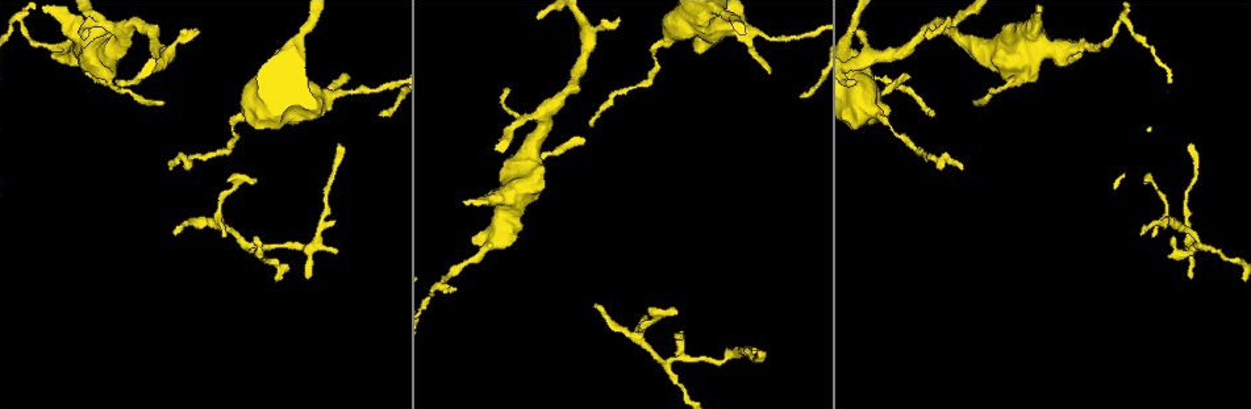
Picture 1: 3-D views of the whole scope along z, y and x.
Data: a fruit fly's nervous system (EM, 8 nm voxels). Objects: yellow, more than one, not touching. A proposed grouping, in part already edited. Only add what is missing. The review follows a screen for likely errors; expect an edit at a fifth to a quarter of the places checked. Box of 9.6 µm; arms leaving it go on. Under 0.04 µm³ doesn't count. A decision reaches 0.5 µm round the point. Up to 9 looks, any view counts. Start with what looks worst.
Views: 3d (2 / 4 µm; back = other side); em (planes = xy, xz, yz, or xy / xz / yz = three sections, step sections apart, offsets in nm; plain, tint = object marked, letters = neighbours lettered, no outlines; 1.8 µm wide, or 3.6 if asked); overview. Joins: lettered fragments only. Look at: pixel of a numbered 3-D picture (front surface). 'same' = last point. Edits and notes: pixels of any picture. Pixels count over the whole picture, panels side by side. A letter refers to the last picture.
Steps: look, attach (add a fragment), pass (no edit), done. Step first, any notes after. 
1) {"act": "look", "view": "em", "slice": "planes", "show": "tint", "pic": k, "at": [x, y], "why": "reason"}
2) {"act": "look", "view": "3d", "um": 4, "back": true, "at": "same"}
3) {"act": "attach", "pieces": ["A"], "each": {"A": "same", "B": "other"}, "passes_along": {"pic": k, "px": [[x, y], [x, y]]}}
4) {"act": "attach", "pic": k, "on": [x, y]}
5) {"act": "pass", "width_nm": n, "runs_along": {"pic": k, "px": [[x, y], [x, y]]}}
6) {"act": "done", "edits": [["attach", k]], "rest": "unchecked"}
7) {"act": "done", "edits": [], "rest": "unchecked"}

{"act": "look", "view": "em", "slice": "planes", "show": "letters", "pic": 1, "at": [337, 252], "why": "tapers out"}

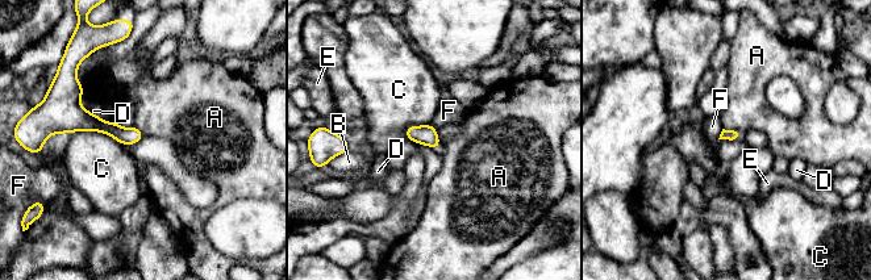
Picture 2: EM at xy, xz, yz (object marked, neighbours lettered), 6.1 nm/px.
{"act": "pass", "longest_contact_nm": ["C", 340], "each": {"A": "other", "B": "other", "C": "other", "D": "other", "E": "other", "F": "other"}, "runs_along": {"pic": 2, "px": [[61, 130], [98, 124], [138, 136]]}, "found": "none of them fits"}

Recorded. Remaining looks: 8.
{"act": "look", "view": "em", "slice": "planes", "show": "letters", "pic": 1, "at": [857, 82], "why": "branch stops here"}

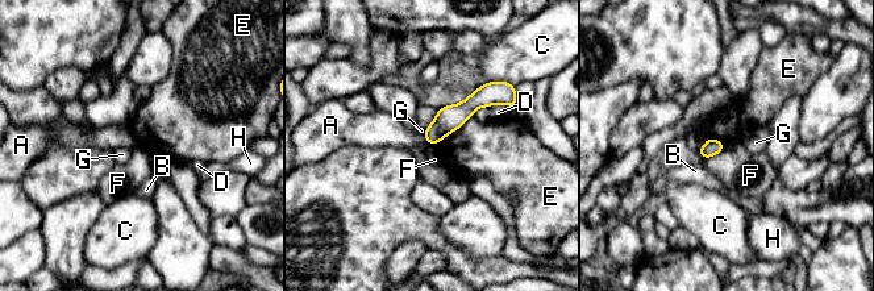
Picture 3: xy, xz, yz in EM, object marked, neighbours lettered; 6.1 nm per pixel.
{"act": "pass", "each": {"A": "other", "B": "other", "C": "other", "D": "other", "E": "other", "F": "other", "G": "other", "H": "other"}, "border": {"pic": 3, "px": [[725, 146], [706, 159]]}, "found": "none of them fits"}

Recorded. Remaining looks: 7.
{"act": "look", "view": "3d", "um": 2, "pic": 1, "at": [254, 238], "why": "tapers out"}

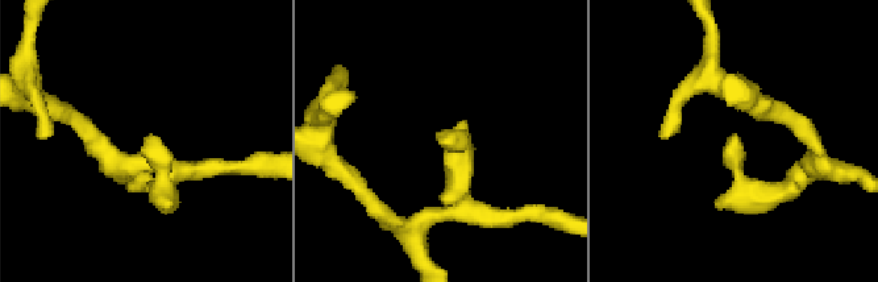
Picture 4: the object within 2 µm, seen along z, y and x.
{"act": "look", "view": "em", "slice": "planes", "show": "letters", "pic": 4, "at": [149, 135]}

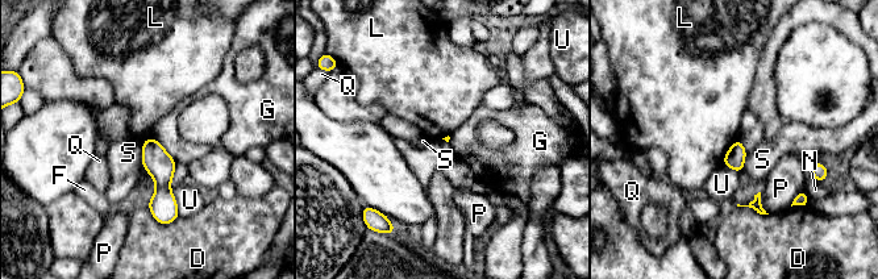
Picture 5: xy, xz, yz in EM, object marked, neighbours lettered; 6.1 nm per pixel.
{"act": "pass", "each": {"D": "other", "F": "other", "G": "other", "L": "other", "N": "other", "P": "other", "Q": "other", "S": "other", "U": "other"}, "runs_along": {"pic": 5, "px": [[150, 141], [162, 171], [162, 216]]}, "found": "none of them fits"}

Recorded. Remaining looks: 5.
{"act": "look", "view": "3d", "um": 2, "pic": 1, "at": [175, 234], "why": "an open end"}

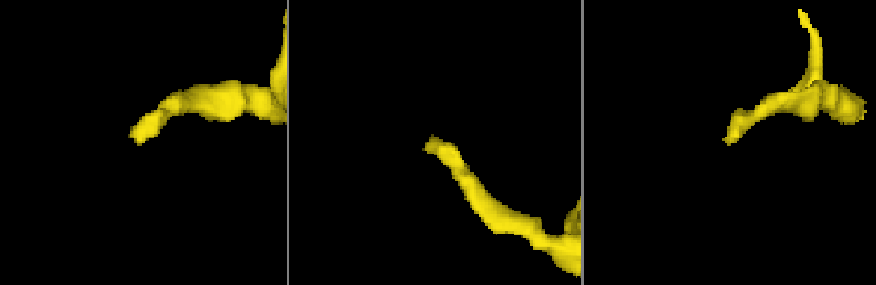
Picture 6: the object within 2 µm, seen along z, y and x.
{"act": "look", "view": "em", "slice": "xz", "step": 16, "show": "letters", "pic": 6, "at": [134, 137], "why": "now the EM"}

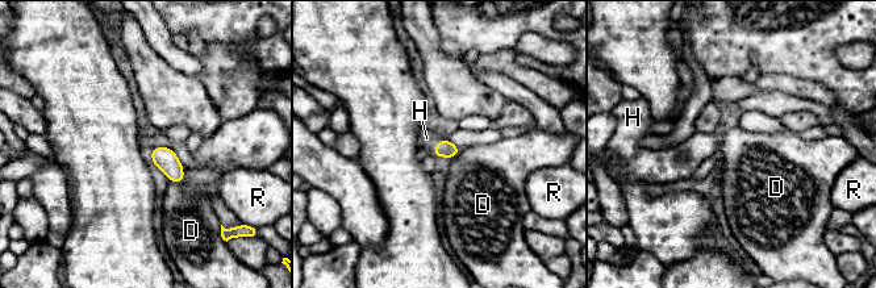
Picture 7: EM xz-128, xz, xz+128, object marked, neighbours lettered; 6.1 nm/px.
{"act": "attach", "pieces": ["H"], "longest_contact_nm": ["D", 130], "each": {"D": "other", "H": "same", "R": "other"}, "passes_along": {"pic": 7, "px": [[445, 147], [436, 146], [426, 138]]}, "found": "it goes on there"}

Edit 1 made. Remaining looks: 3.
{"act": "done", "edits": [["attach", 7]], "rest": "unchecked"}

